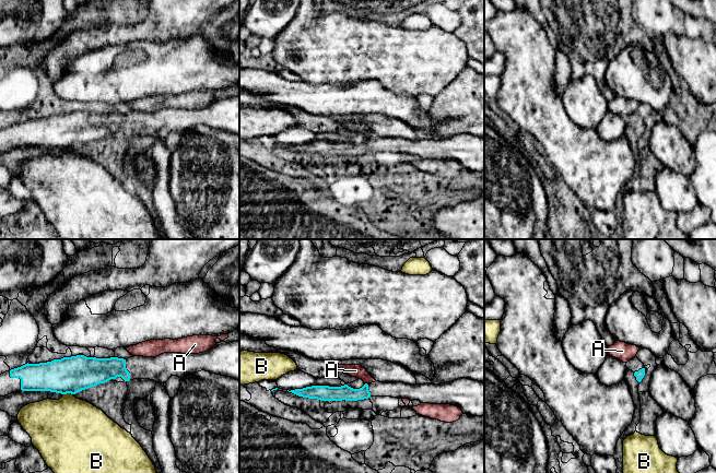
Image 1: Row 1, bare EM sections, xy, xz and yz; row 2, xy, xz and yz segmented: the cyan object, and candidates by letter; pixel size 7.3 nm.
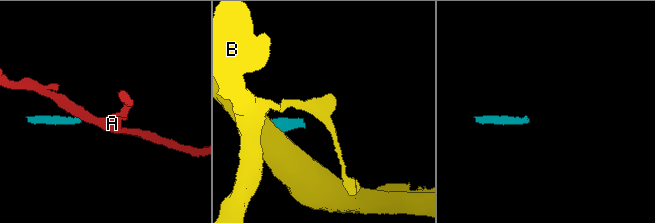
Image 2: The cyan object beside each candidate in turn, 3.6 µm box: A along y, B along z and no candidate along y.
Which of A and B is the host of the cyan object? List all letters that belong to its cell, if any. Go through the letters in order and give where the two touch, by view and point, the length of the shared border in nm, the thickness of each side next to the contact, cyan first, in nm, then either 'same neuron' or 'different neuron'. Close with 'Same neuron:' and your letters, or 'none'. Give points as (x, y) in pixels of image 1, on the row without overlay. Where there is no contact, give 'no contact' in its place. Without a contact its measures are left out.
A: xz (366, 139) | 30 nm | 110/100 nm | different neuron
B: xy (68, 148) | 70 nm | 280/440 nm | different neuron
Same neuron: none

